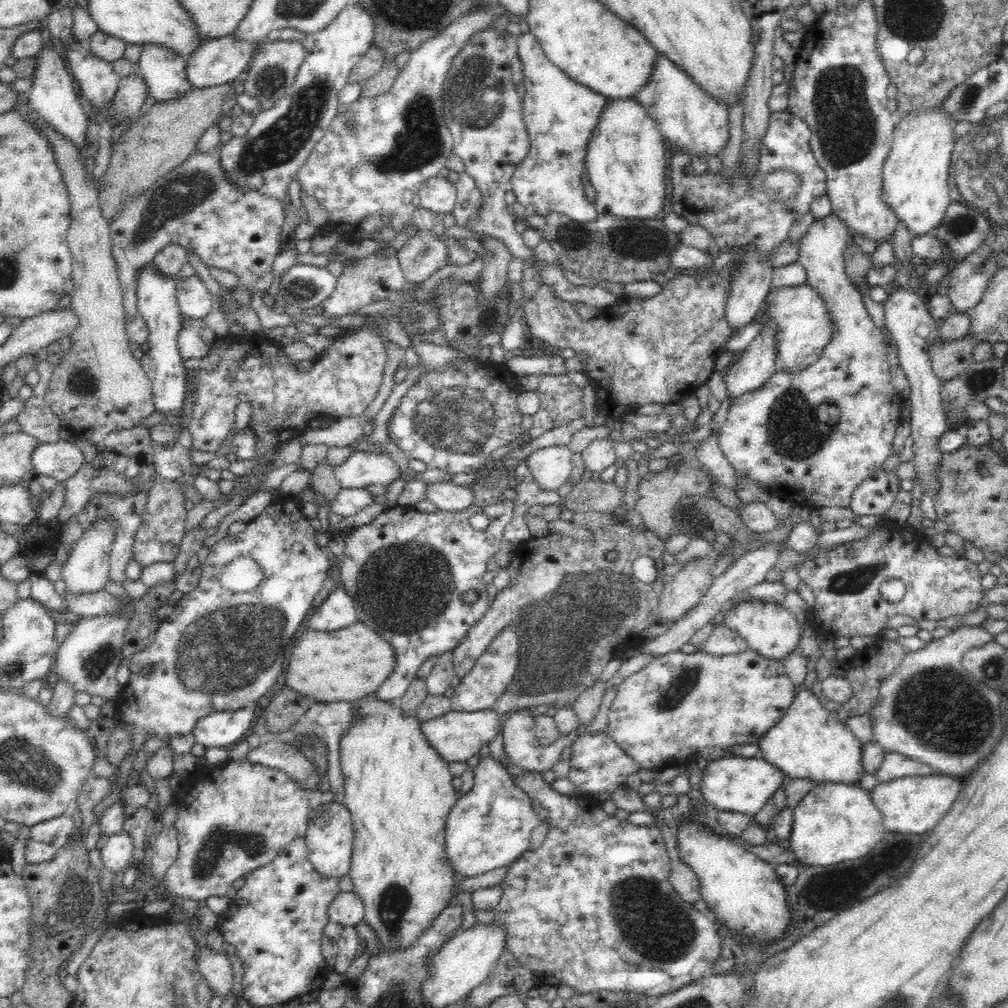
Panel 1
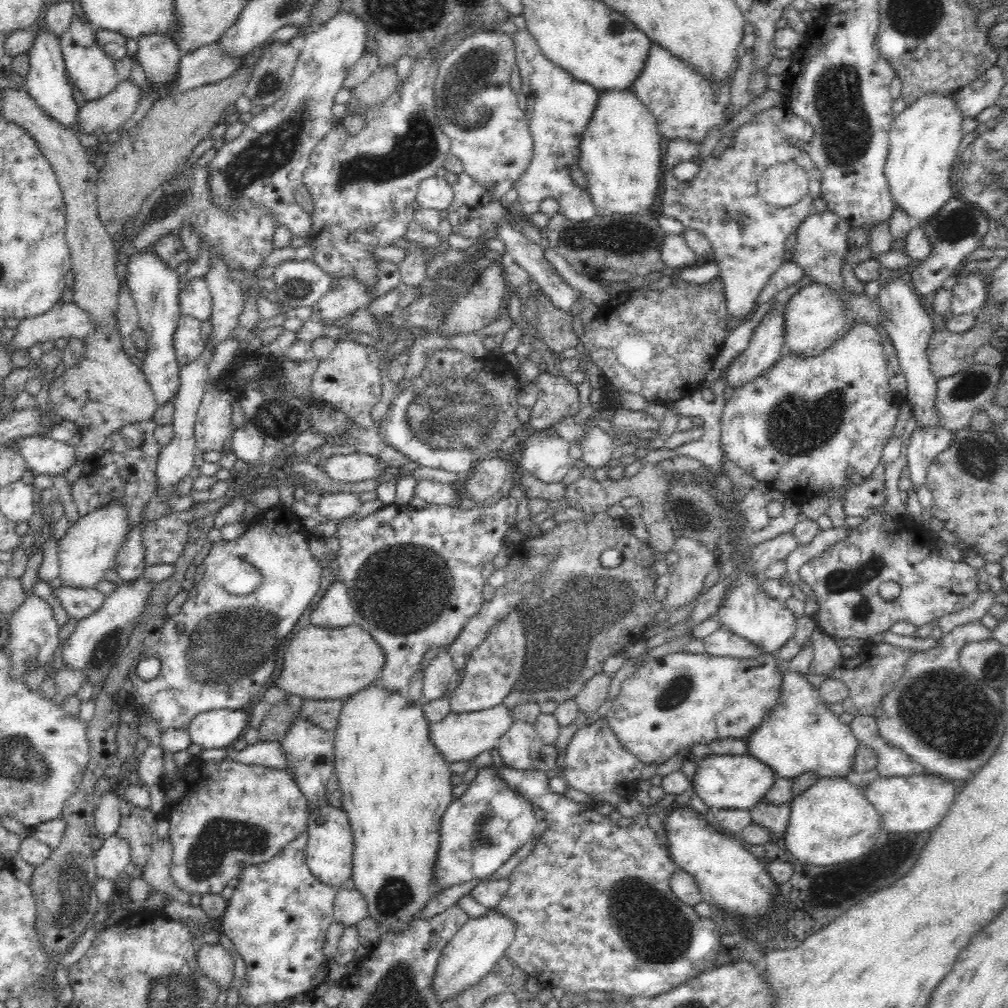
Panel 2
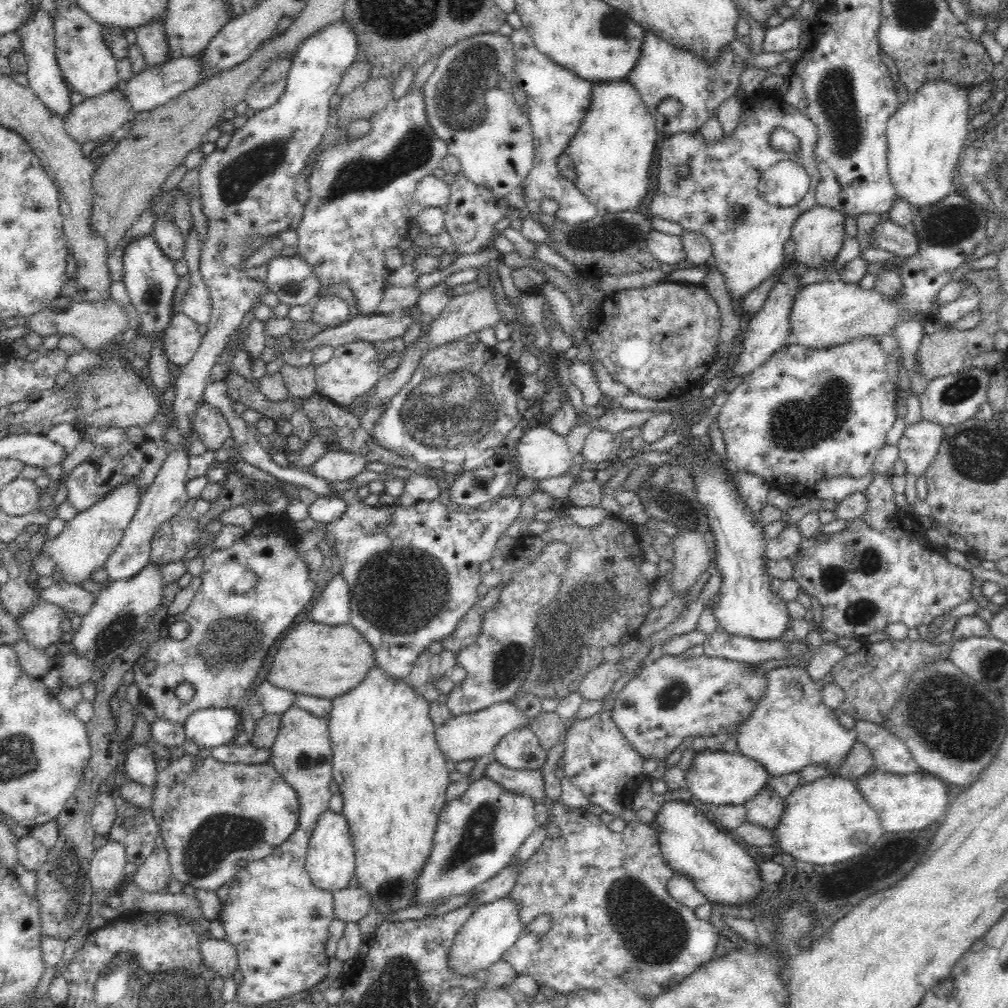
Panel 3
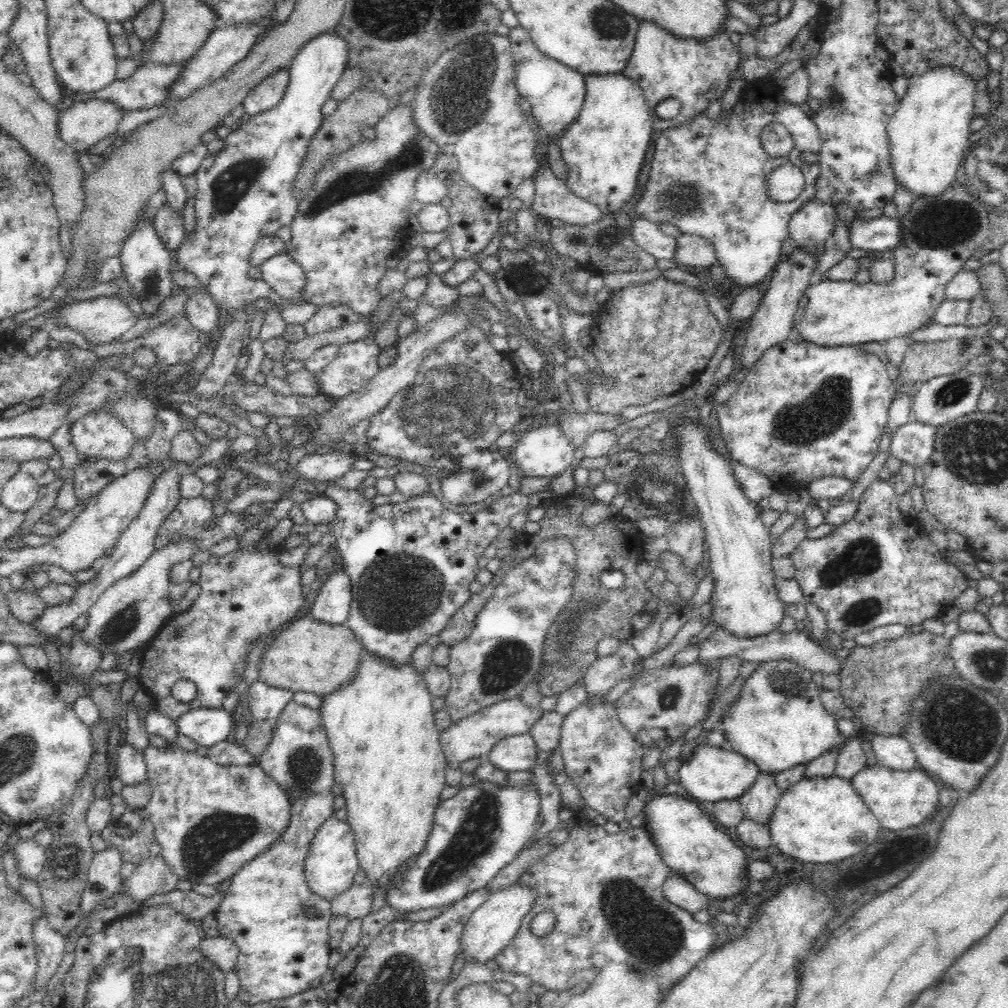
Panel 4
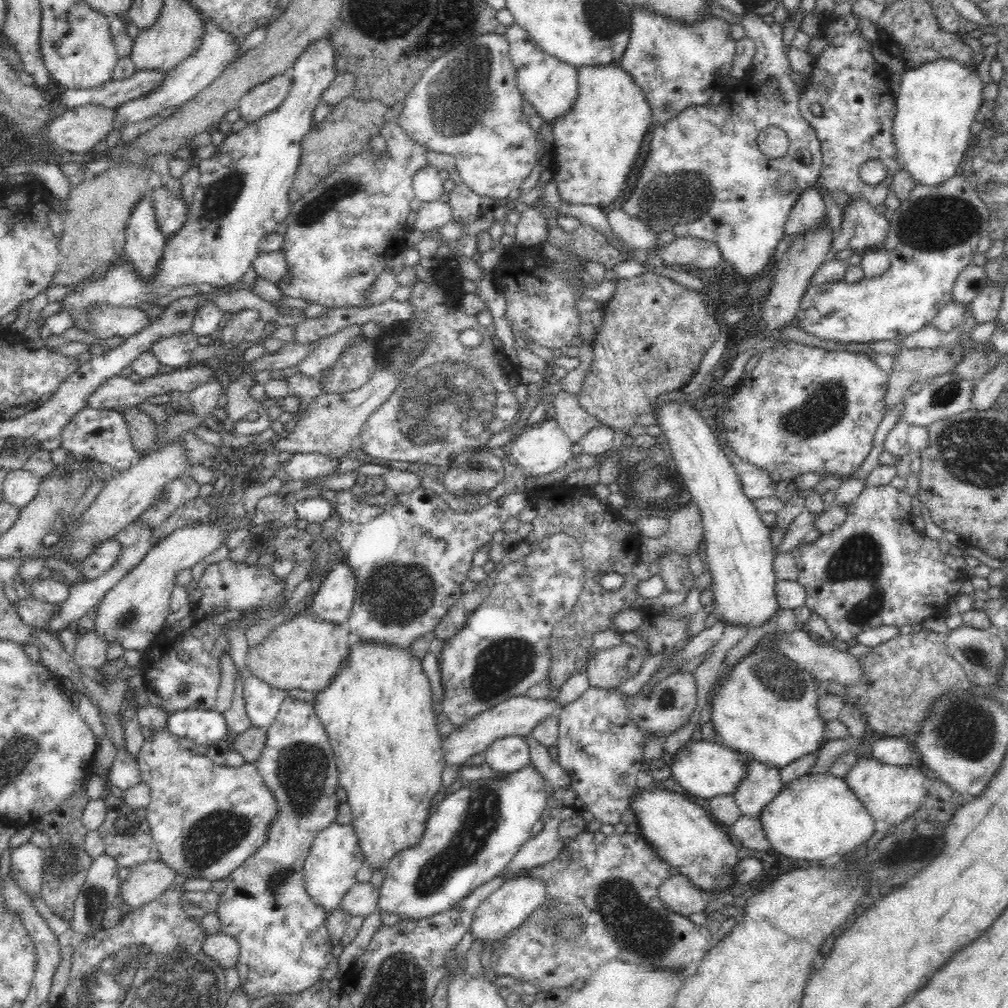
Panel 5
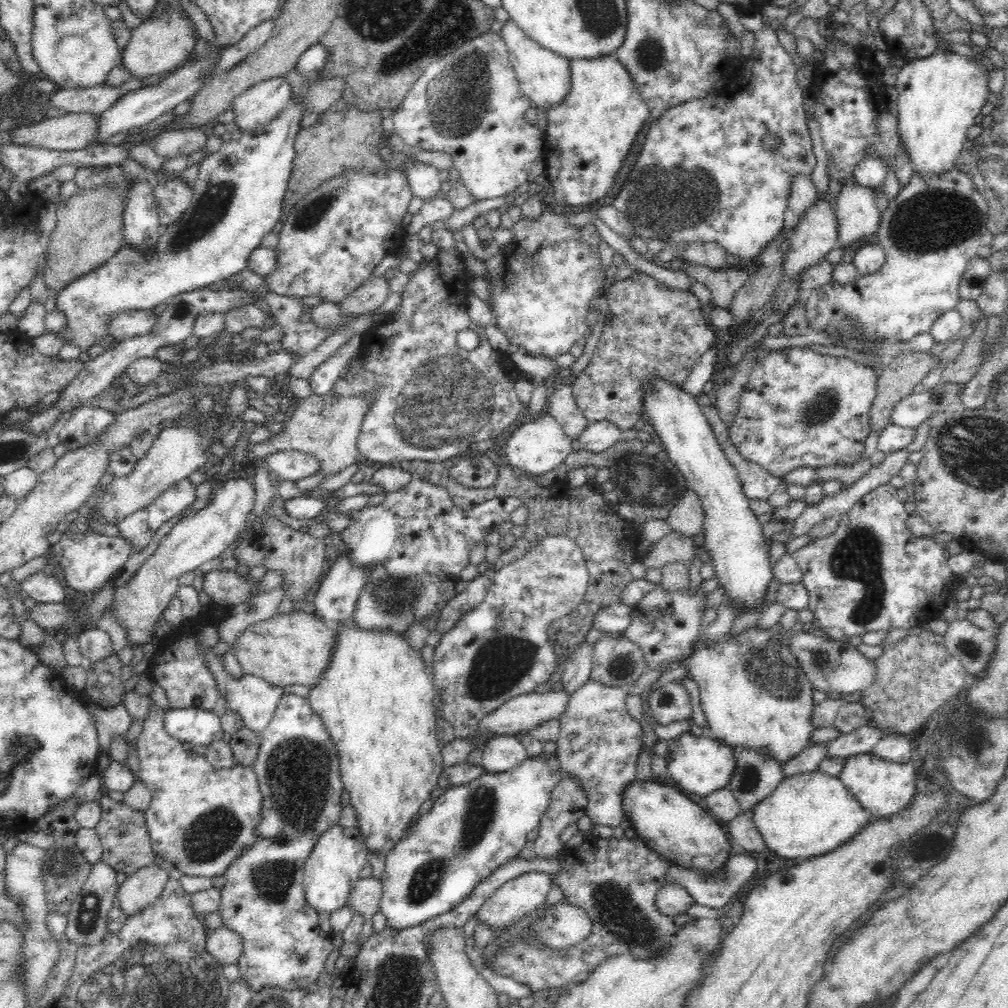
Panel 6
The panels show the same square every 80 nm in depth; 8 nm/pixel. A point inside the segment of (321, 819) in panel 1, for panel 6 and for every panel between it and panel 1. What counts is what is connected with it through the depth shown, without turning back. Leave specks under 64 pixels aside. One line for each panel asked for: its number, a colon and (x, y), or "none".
2: (329, 856)
3: (331, 860)
4: (332, 862)
5: (330, 871)
6: (333, 869)

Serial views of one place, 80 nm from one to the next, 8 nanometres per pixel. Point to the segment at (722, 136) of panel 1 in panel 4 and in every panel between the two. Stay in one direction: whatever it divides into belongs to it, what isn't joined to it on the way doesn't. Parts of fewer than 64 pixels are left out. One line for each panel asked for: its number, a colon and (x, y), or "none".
2: (686, 104)
3: (662, 69)
4: (664, 65)

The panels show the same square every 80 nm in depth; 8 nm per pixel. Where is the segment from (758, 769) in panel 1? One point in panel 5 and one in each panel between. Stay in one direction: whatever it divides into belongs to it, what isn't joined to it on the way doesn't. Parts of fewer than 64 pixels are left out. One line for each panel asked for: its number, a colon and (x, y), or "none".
2: (725, 781)
3: (725, 776)
4: (711, 773)
5: (704, 768)

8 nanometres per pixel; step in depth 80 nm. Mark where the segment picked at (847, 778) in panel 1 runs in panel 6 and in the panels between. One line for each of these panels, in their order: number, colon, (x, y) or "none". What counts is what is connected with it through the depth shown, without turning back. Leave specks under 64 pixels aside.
2: (800, 734)
3: (790, 726)
4: (777, 721)
5: (765, 706)
6: (753, 693)

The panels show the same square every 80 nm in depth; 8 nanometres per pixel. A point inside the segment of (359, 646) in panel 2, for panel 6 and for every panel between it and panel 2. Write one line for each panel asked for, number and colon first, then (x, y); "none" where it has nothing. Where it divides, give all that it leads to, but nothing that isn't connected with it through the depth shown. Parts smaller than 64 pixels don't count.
3: (326, 661)
4: (309, 655)
5: (304, 653)
6: (294, 648)

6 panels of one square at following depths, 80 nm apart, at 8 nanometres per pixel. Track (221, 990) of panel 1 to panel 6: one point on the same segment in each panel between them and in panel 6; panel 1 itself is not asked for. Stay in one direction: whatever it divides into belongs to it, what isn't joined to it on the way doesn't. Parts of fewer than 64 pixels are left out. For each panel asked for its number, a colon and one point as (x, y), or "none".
2: (216, 962)
3: (220, 955)
4: (222, 951)
5: (224, 949)
6: (223, 943)

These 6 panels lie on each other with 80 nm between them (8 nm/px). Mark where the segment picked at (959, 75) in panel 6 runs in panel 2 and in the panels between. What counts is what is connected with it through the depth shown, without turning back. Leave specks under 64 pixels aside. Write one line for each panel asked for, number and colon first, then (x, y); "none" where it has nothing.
2: (923, 139)
3: (926, 135)
4: (928, 134)
5: (937, 101)

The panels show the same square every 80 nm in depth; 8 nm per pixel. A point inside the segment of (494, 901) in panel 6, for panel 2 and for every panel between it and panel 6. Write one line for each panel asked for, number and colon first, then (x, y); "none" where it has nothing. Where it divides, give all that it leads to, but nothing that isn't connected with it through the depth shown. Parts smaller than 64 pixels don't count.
2: (481, 941)
3: (493, 927)
4: (491, 926)
5: (504, 910)

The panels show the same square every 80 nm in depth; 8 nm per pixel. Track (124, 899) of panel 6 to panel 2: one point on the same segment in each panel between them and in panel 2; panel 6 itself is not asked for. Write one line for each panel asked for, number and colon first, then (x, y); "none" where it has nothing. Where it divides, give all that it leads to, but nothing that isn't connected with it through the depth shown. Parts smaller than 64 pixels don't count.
2: (156, 873)
3: (154, 876)
4: (152, 877)
5: (146, 882)

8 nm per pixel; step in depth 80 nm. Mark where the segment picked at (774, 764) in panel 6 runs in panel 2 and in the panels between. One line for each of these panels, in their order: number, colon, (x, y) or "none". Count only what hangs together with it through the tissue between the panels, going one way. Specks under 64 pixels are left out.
2: (773, 817)
3: (765, 809)
4: (757, 803)
5: (761, 782)

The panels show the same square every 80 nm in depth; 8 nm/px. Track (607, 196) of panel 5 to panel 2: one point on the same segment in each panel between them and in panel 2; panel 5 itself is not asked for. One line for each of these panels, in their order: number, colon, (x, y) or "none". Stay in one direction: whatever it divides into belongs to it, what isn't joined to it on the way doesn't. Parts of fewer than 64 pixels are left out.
2: (619, 152)
3: (612, 151)
4: (603, 147)

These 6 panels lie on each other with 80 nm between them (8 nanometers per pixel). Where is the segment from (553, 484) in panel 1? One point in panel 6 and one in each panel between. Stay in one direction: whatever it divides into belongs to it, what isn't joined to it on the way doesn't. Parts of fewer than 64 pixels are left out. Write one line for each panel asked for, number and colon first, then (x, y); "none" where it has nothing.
2: (545, 455)
3: (542, 453)
4: (545, 451)
5: (541, 448)
6: (536, 447)

